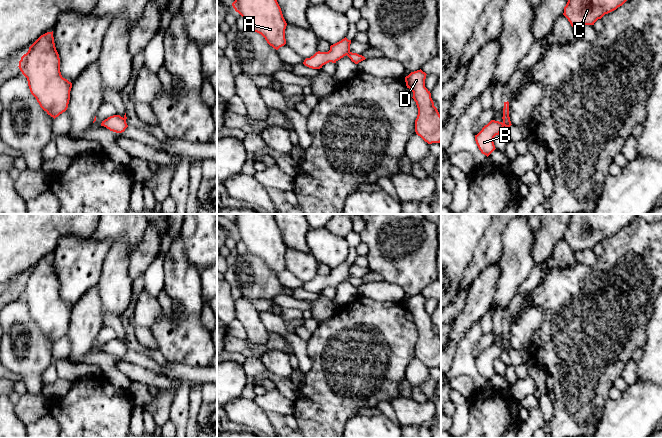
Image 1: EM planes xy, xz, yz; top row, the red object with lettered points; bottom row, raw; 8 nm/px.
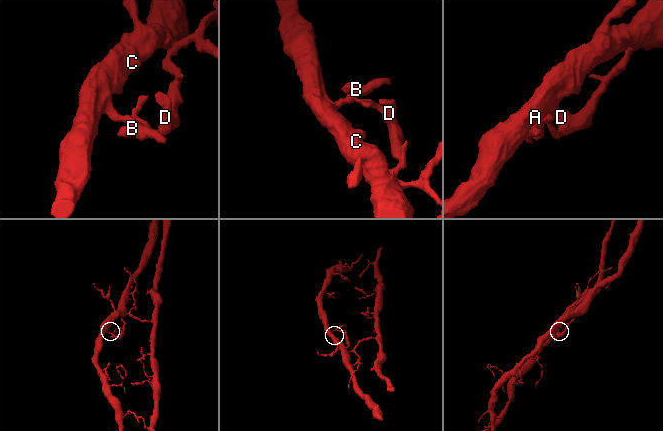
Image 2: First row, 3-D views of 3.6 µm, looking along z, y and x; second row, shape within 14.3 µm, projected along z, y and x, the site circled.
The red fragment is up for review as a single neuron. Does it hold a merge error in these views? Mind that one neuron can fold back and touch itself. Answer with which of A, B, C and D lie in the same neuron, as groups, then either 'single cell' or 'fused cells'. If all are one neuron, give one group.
A B C / D; fused cells

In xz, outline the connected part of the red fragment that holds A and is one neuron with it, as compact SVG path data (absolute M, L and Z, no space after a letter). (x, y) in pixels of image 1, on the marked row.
M235 0L232 6L245 19L248 28L261 34L274 49L286 44L287 23L277 0Z

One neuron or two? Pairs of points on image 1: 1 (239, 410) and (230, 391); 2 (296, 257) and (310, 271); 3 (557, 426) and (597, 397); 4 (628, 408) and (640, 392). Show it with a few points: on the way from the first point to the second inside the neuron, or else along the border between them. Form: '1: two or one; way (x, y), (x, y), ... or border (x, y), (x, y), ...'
1: two; border (241, 396), (227, 404)
2: one; way (299, 260), (307, 268)
3: one; way (567, 421), (587, 401)
4: one; way (632, 404), (640, 396)

